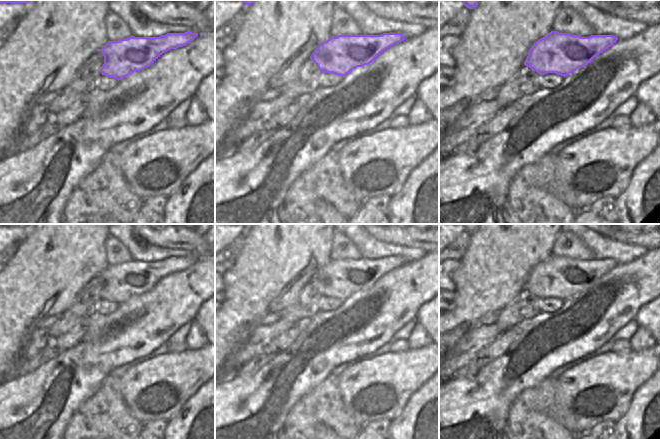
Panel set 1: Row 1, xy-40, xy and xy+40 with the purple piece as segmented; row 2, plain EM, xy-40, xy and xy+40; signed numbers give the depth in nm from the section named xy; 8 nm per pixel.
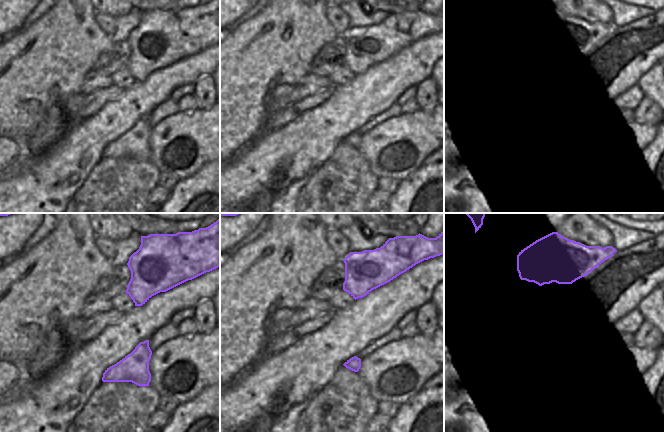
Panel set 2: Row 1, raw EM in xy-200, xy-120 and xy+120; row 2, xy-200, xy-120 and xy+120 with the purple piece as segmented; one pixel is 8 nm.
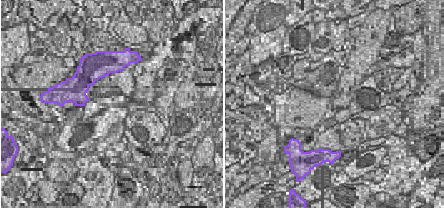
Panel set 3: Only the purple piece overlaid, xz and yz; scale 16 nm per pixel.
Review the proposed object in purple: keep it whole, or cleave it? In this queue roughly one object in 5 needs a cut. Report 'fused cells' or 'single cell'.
single cell

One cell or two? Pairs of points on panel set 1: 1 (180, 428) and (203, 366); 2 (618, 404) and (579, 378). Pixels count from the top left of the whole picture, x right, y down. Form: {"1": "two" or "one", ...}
{"1": "two", "2": "one"}

